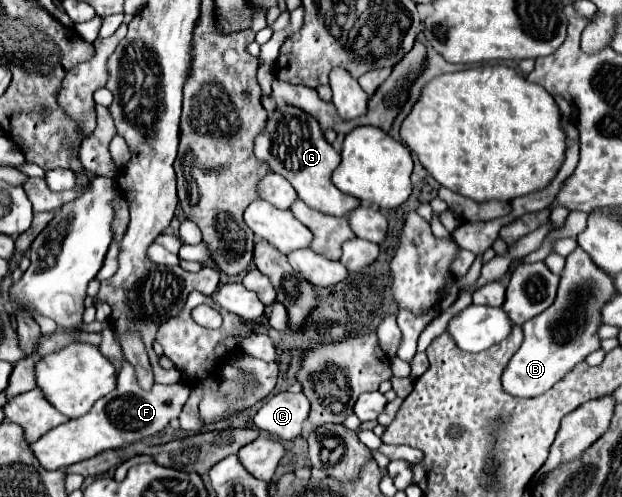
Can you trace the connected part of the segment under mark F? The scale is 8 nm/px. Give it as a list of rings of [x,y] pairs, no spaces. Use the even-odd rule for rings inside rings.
[[[111,328],[103,330],[103,342],[101,342],[101,352],[107,358],[117,358],[121,362],[121,372],[119,372],[119,382],[117,382],[117,390],[113,390],[111,394],[107,394],[105,398],[99,398],[99,402],[95,402],[95,406],[81,418],[69,420],[65,424],[59,424],[57,428],[49,430],[43,438],[39,438],[37,442],[31,444],[31,450],[35,452],[37,460],[41,462],[43,468],[47,470],[59,470],[59,468],[67,468],[75,462],[87,460],[97,456],[99,452],[105,450],[117,450],[117,448],[125,448],[133,442],[139,442],[147,436],[153,436],[161,430],[167,428],[167,424],[179,416],[183,404],[189,398],[189,390],[183,384],[153,384],[151,390],[143,390],[137,384],[135,378],[135,368],[127,362],[119,342],[115,340],[115,334]]]

